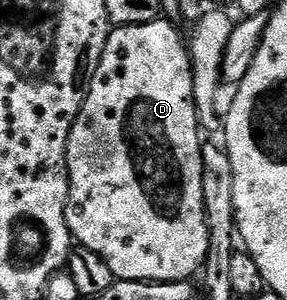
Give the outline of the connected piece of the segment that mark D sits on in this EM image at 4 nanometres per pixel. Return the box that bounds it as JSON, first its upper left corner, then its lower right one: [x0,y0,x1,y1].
[66,18,208,284]

